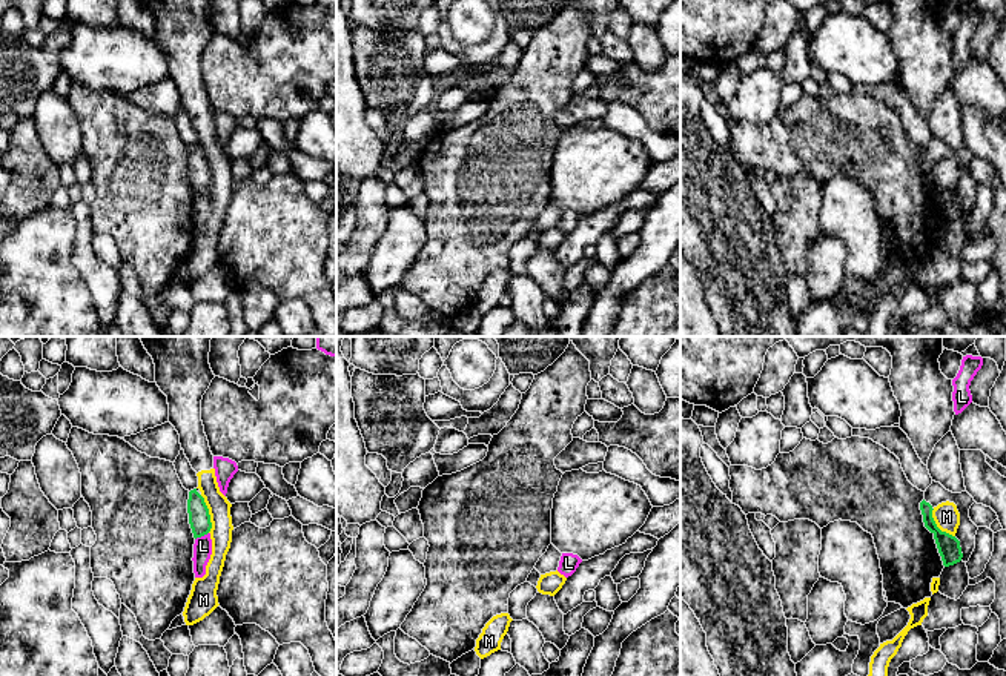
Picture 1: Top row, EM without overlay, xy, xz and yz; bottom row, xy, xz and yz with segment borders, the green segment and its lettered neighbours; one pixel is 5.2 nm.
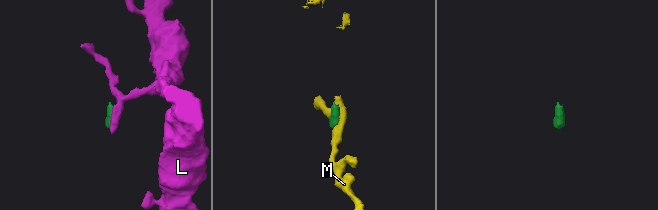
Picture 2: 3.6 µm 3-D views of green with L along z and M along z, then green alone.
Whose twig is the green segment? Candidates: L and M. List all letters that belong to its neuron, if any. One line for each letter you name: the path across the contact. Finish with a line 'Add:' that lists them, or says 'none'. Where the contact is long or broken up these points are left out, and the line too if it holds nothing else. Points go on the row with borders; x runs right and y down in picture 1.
Add: none

